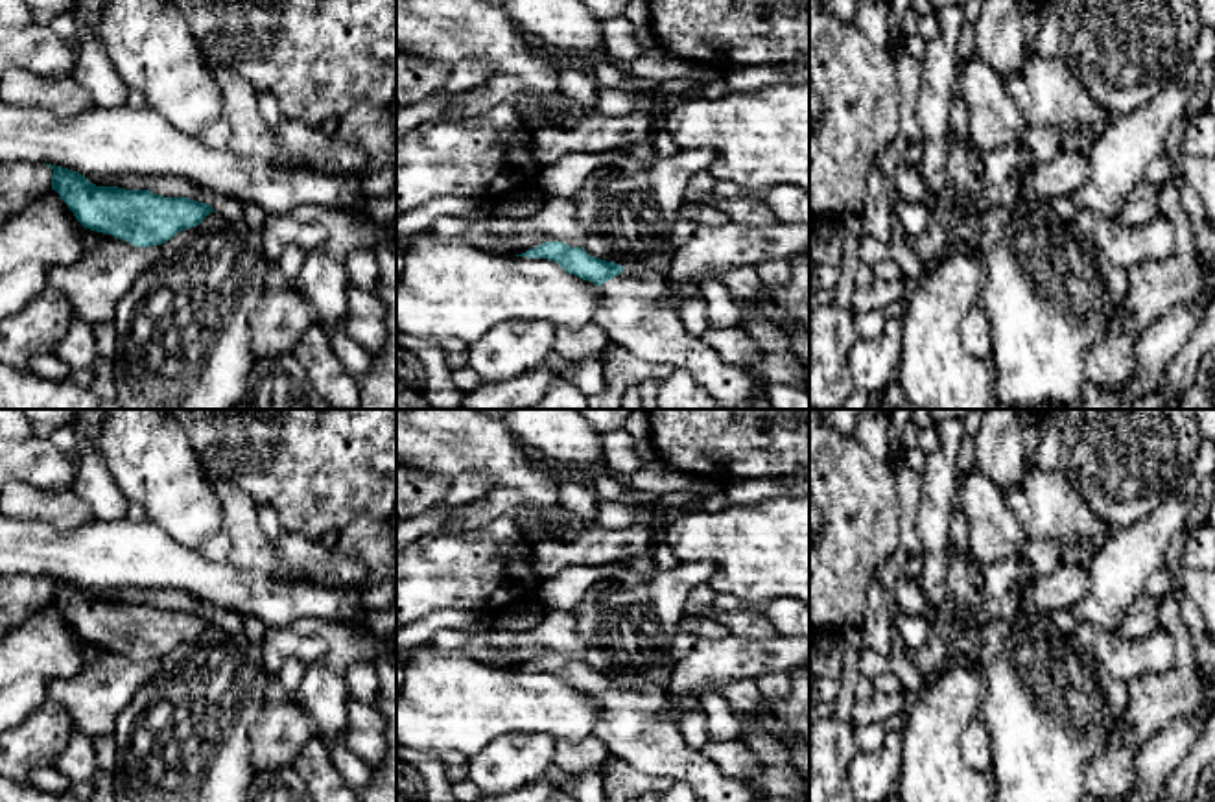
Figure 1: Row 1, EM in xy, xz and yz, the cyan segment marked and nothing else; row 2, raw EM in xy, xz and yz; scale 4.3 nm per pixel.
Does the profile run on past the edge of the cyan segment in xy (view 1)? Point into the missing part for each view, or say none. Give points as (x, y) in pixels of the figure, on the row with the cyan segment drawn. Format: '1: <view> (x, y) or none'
1: none

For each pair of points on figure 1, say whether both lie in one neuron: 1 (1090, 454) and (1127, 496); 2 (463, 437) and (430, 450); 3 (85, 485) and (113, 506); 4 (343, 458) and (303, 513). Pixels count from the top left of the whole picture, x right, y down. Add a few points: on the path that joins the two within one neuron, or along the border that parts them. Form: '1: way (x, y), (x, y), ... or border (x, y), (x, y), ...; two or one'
1: way (1101, 465), (1121, 485); one
2: way (456, 437), (443, 437), (437, 443); one
3: way (93, 485), (106, 498); one
4: way (330, 471), (314, 487), (308, 500); one

